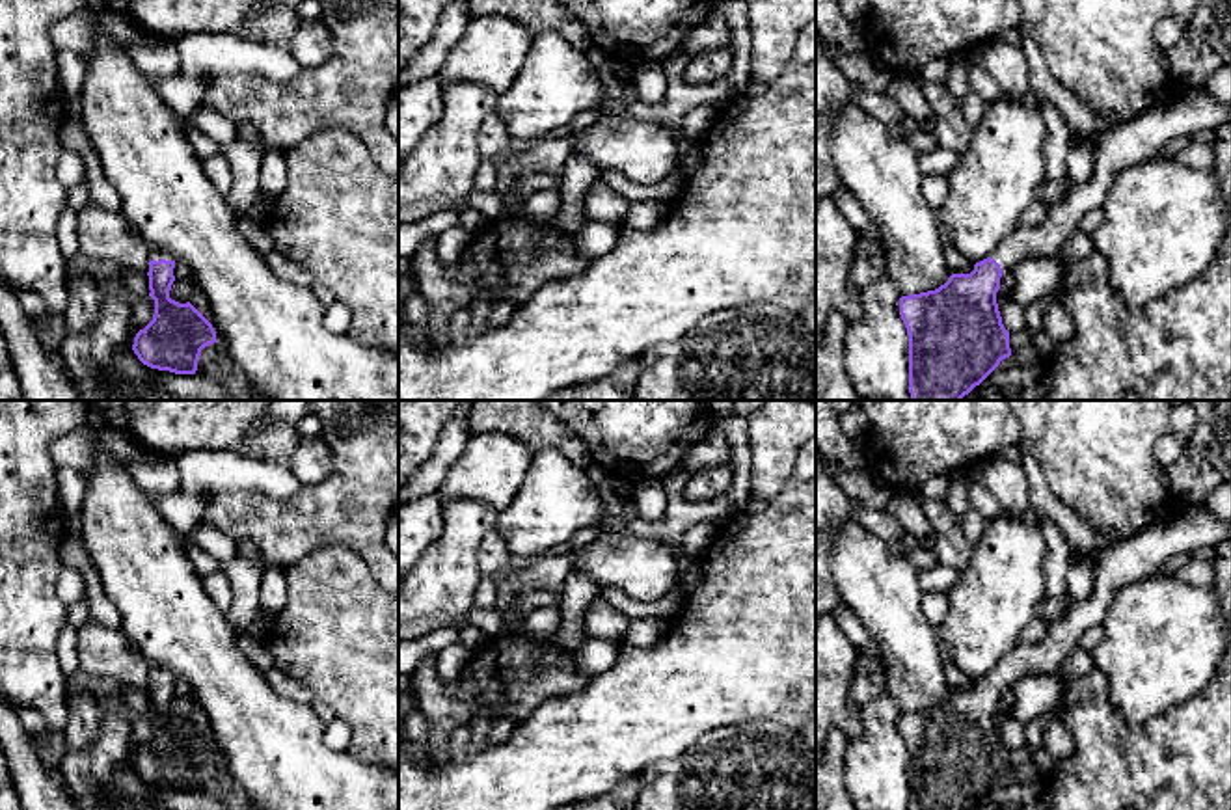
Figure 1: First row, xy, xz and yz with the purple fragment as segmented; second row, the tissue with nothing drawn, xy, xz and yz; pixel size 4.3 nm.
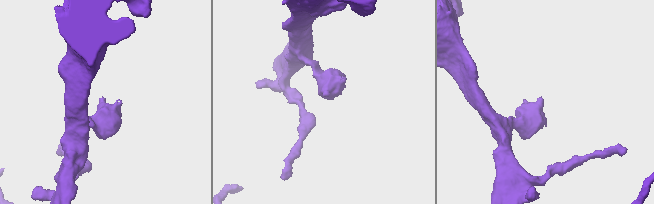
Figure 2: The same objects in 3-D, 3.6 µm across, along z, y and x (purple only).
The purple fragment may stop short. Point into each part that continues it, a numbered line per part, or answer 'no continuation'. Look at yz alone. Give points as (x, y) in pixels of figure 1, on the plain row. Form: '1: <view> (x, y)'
1: yz (1187, 527)

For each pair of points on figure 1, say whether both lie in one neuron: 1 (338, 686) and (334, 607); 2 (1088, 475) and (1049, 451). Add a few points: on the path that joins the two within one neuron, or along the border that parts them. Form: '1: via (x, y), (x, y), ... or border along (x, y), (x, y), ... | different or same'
1: via (338, 667), (338, 626) | same
2: via (1079, 466), (1064, 451), (1058, 451) | same

